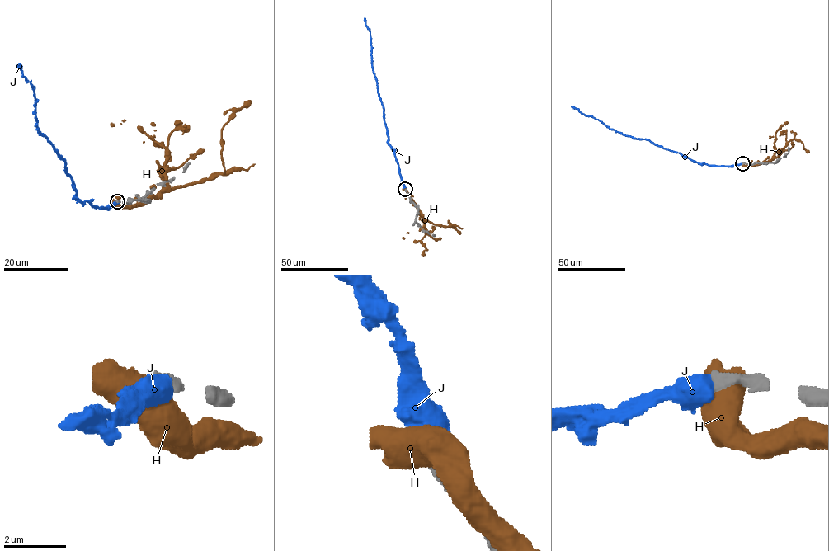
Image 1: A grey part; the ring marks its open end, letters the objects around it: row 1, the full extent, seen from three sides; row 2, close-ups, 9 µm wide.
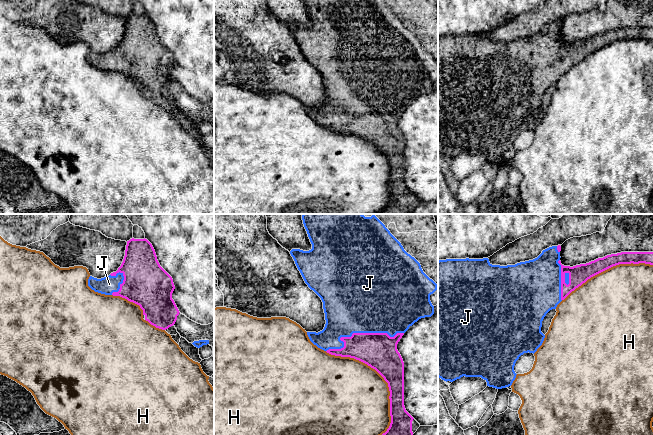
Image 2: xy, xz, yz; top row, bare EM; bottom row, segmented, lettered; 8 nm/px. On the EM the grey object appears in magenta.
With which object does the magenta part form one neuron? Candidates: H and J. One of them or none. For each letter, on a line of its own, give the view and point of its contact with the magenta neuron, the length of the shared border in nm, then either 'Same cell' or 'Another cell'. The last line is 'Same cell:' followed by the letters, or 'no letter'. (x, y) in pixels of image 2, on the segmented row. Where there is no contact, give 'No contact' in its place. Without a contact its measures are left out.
H: Touches magenta at xz (382, 376). Shared border 800 nm. Another cell
J: Touches magenta at xz (359, 333). Shared border 650 nm. Same cell
Same cell: J

